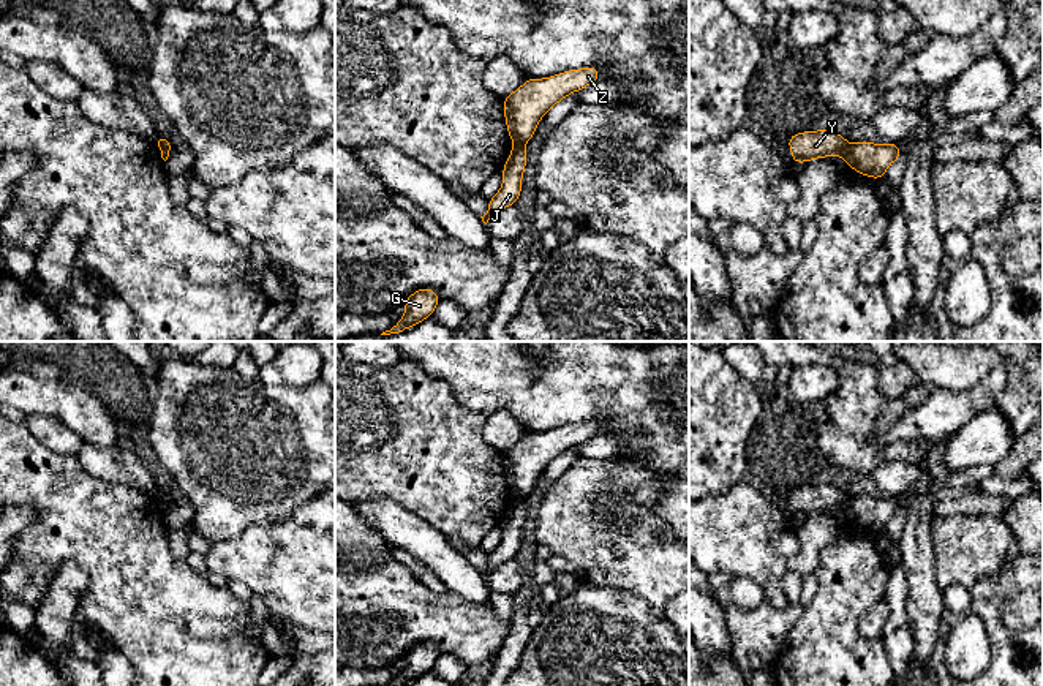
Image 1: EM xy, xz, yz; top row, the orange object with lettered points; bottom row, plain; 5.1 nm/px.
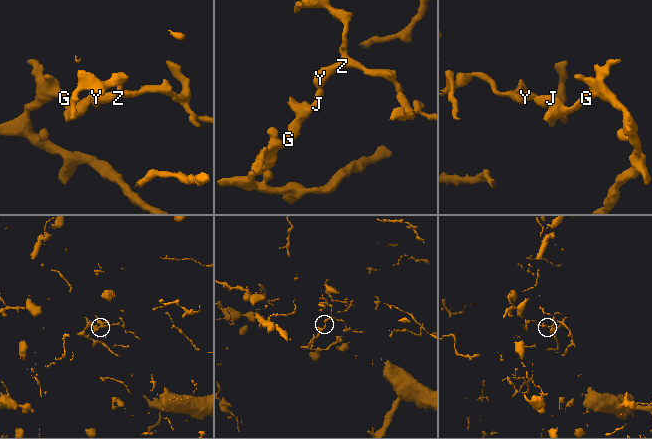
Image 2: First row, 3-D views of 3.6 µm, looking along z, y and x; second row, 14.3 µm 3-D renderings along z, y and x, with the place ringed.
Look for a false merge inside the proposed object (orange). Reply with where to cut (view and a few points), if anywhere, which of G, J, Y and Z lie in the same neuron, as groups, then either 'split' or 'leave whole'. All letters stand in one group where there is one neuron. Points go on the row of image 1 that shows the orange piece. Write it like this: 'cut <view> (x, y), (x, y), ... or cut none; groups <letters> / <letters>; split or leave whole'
cut xz (514, 143), (523, 144); groups G J / Y Z; split

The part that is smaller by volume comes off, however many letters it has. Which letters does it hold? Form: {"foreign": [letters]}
{"foreign": ["G", "J"]}

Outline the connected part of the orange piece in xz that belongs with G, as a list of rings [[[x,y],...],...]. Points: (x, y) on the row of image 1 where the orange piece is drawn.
[[[430,288],[417,289],[405,300],[406,310],[403,318],[390,330],[382,332],[381,335],[398,334],[412,326],[417,326],[419,322],[433,315],[439,302],[441,299],[433,289]]]

